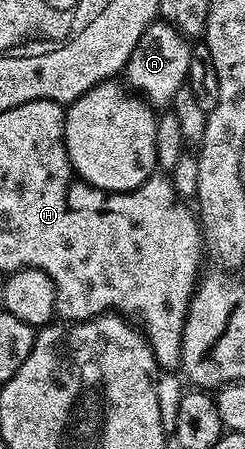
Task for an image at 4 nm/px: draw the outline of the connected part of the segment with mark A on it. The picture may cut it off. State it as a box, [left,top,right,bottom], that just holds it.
[123,18,191,109]

